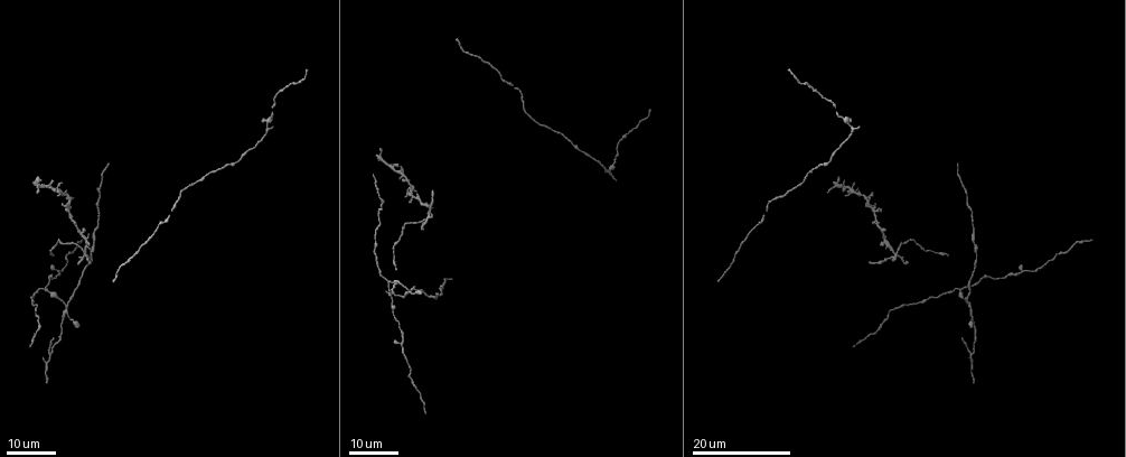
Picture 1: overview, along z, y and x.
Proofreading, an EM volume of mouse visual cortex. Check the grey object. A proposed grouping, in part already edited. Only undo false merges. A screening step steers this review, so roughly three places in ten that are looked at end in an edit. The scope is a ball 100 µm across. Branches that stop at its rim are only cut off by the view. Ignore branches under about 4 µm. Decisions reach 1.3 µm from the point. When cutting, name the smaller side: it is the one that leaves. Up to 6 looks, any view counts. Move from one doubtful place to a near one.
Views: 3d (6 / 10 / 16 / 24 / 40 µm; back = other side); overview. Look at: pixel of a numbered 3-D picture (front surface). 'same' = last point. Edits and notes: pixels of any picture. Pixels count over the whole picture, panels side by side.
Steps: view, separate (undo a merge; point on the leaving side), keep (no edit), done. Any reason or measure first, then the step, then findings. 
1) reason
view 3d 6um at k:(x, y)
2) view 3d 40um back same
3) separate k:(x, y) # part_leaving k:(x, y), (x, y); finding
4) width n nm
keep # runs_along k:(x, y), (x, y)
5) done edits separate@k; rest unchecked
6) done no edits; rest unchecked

side arm on a straight run
view 3d 24um at 1:(65, 305)

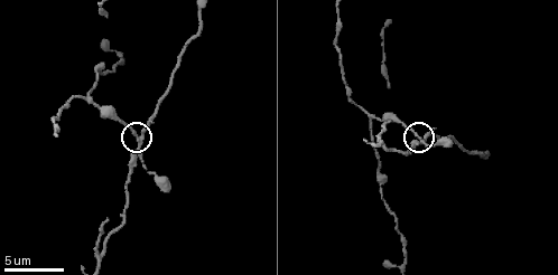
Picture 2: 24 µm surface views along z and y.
view 3d 10um at 2:(140, 136)

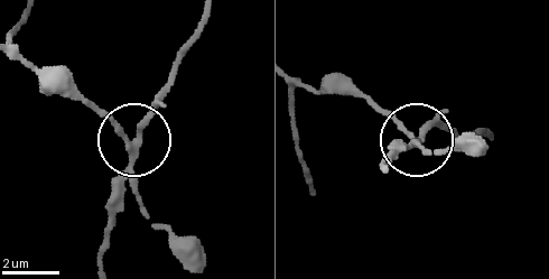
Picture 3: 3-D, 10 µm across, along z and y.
side_arm 19 um
separate 3:(122, 204) # part_leaving 3:(131, 159), (150, 104), (204, 17); a second cell is stuck on

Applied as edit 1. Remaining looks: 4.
see it whole again
view overview

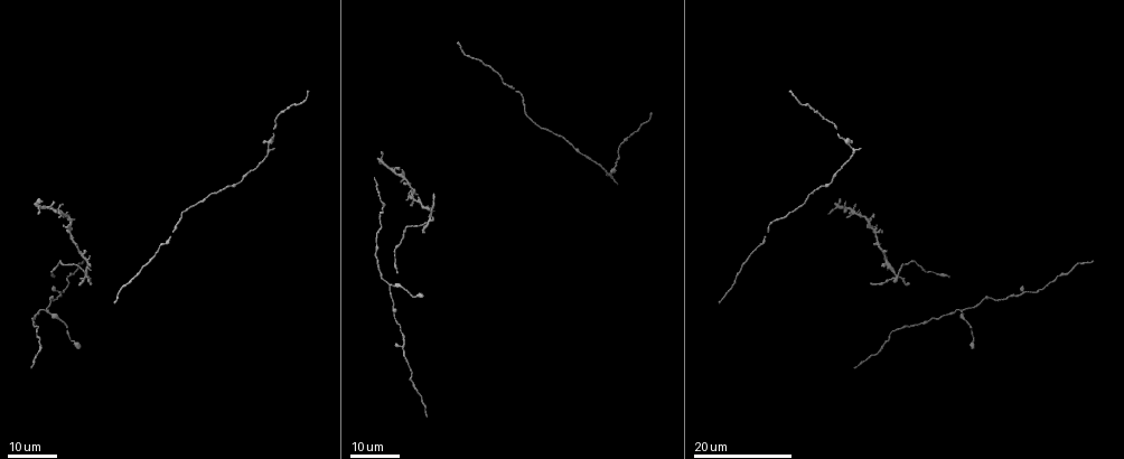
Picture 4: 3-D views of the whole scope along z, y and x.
three arms meet
view 3d 16um at 4:(48, 312)

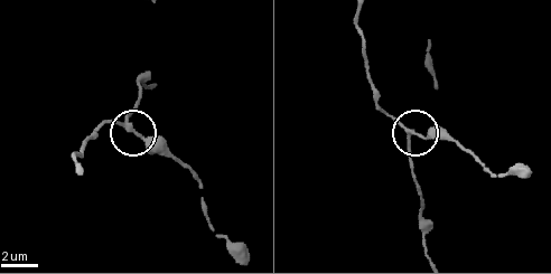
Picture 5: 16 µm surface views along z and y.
view 3d 6um at 5:(410, 130)

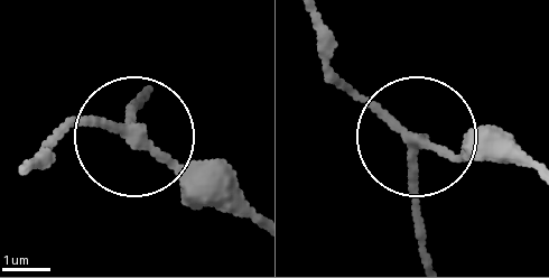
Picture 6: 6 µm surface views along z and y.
arms 3
keep # all the same cell

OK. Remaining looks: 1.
done edits separate@3; rest unchecked

